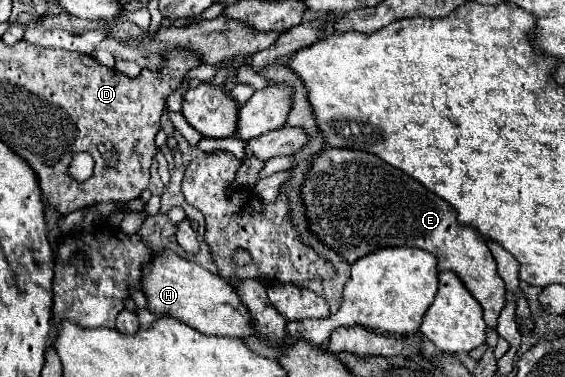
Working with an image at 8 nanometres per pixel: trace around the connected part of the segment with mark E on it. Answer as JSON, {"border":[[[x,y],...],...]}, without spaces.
{"border":[[[326,148],[312,156],[312,170],[308,180],[302,188],[306,216],[310,228],[334,250],[338,250],[350,264],[358,258],[366,256],[368,252],[388,248],[388,246],[412,246],[428,250],[438,258],[438,270],[452,270],[460,276],[472,296],[484,308],[484,320],[488,328],[496,328],[496,320],[500,310],[506,304],[506,284],[496,272],[496,260],[486,244],[486,238],[480,236],[478,230],[462,226],[456,220],[456,210],[440,196],[424,188],[418,180],[404,174],[402,170],[386,164],[382,158],[360,152],[360,150],[346,150],[346,148]]]}

